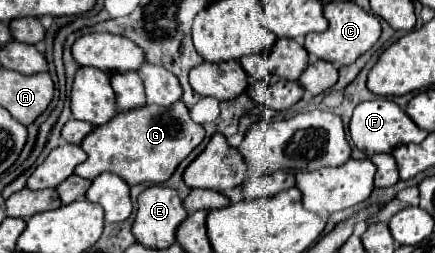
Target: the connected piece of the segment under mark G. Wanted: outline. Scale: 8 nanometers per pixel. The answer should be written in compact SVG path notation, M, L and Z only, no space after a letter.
M176 102L174 106L154 106L146 104L138 110L120 112L110 122L96 126L84 140L82 150L88 154L88 160L76 166L76 174L80 178L94 180L102 172L114 172L122 176L130 186L152 182L166 182L178 164L204 140L204 128L190 118L184 102Z

